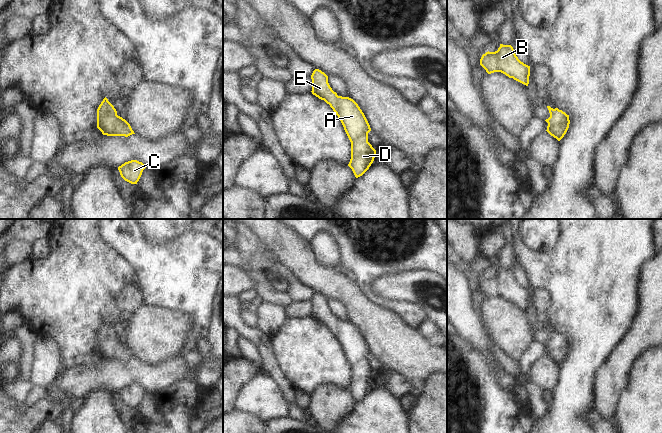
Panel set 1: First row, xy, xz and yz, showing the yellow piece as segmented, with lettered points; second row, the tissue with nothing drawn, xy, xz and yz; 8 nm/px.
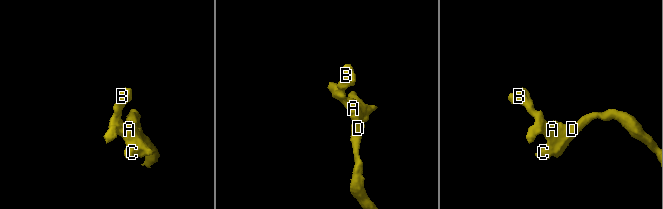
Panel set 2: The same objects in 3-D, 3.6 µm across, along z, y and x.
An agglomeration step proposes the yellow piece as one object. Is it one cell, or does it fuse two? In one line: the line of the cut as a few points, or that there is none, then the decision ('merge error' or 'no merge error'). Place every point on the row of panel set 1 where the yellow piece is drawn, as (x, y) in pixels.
no cut | no merge error

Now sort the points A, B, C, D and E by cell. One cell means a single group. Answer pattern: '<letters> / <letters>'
A B C D E

